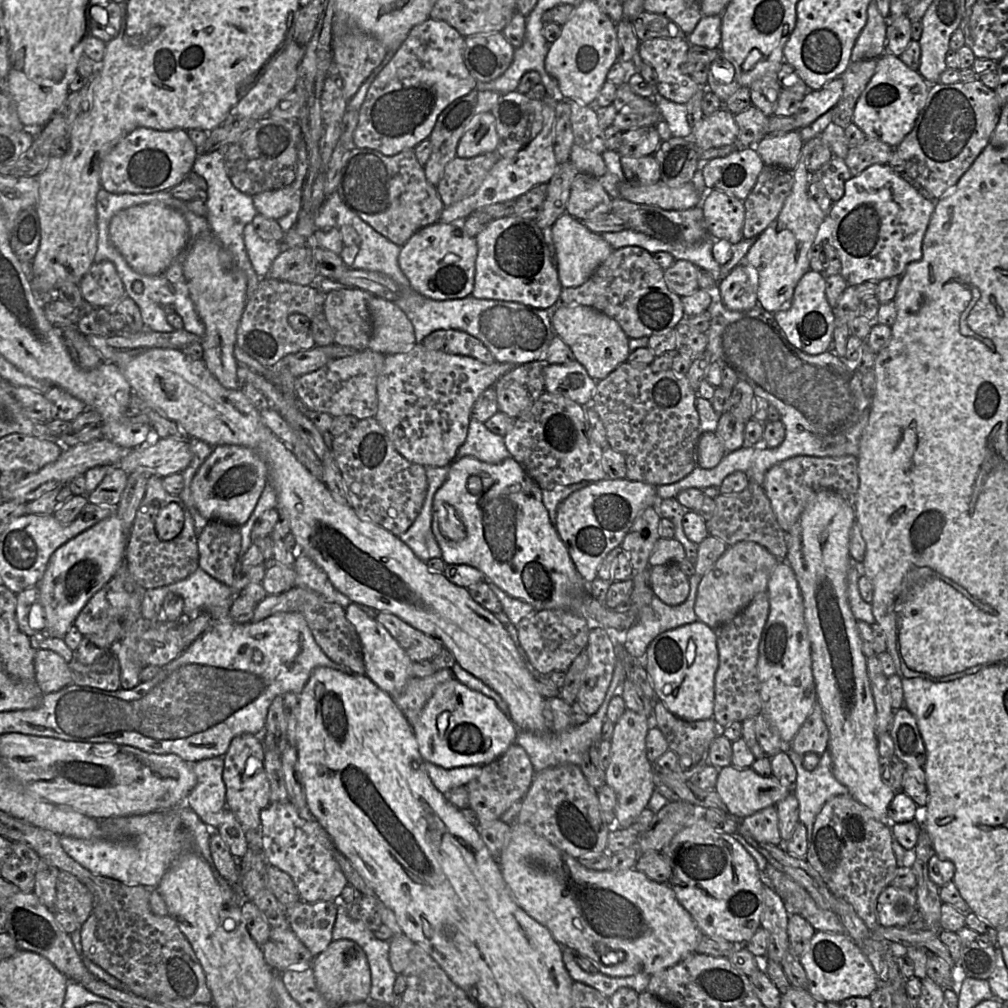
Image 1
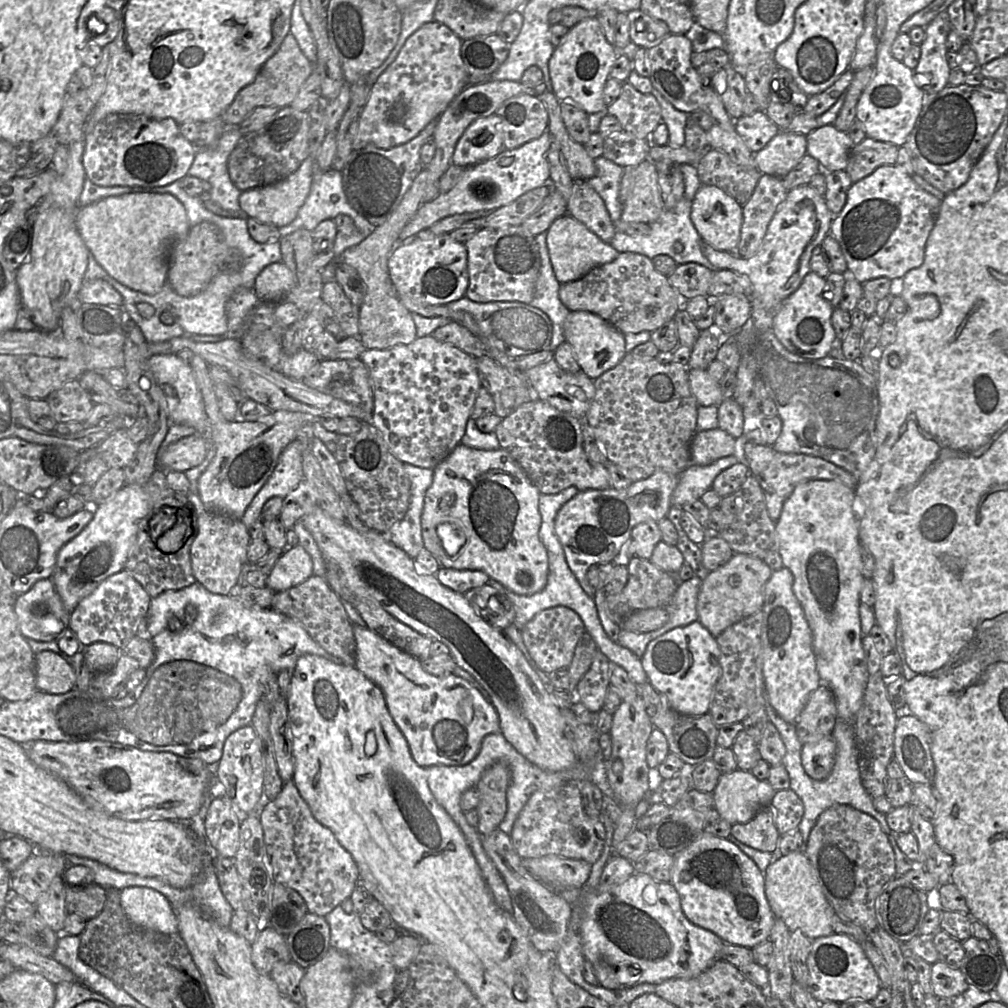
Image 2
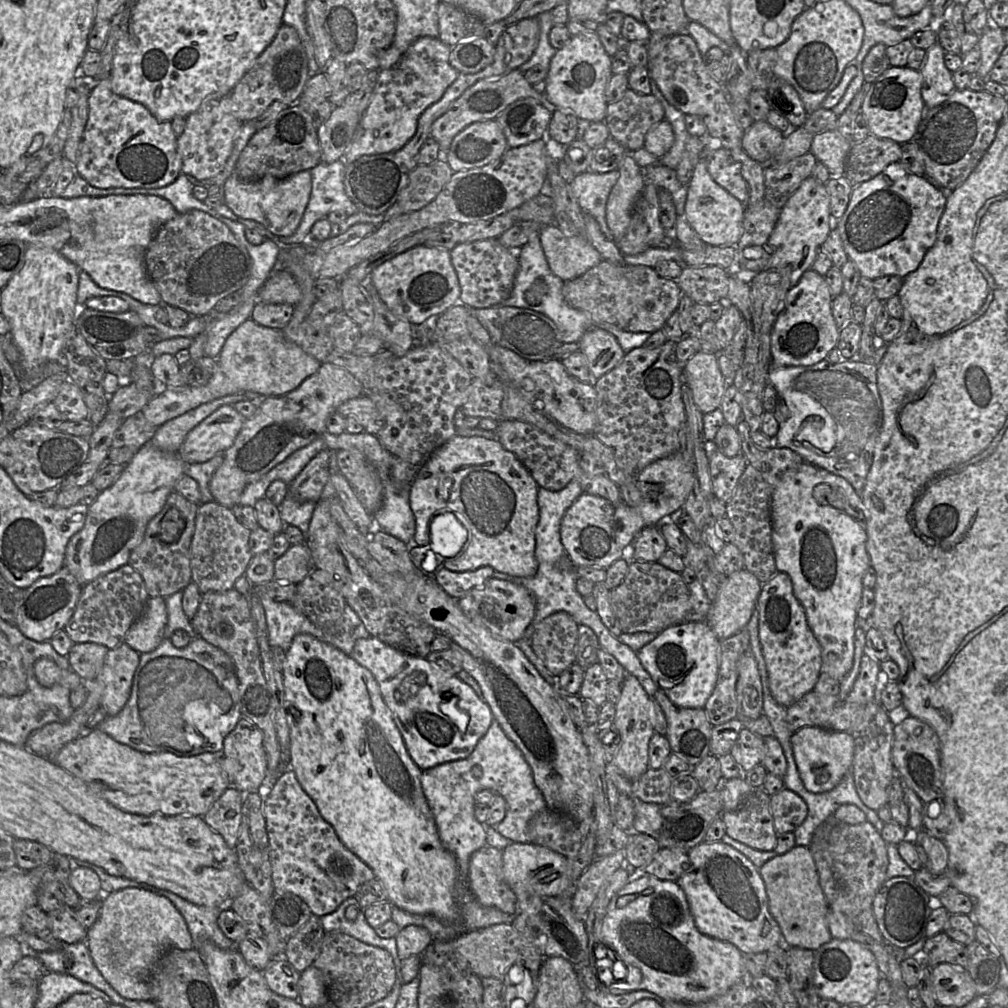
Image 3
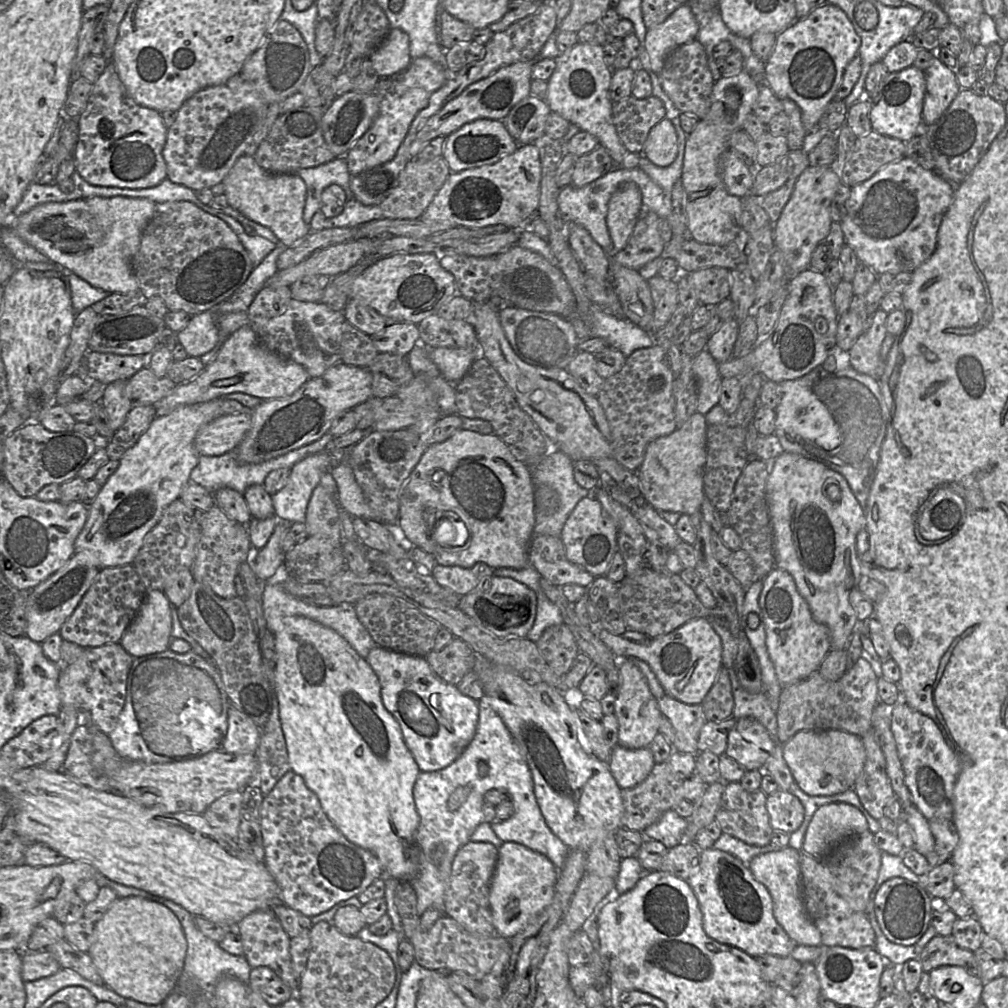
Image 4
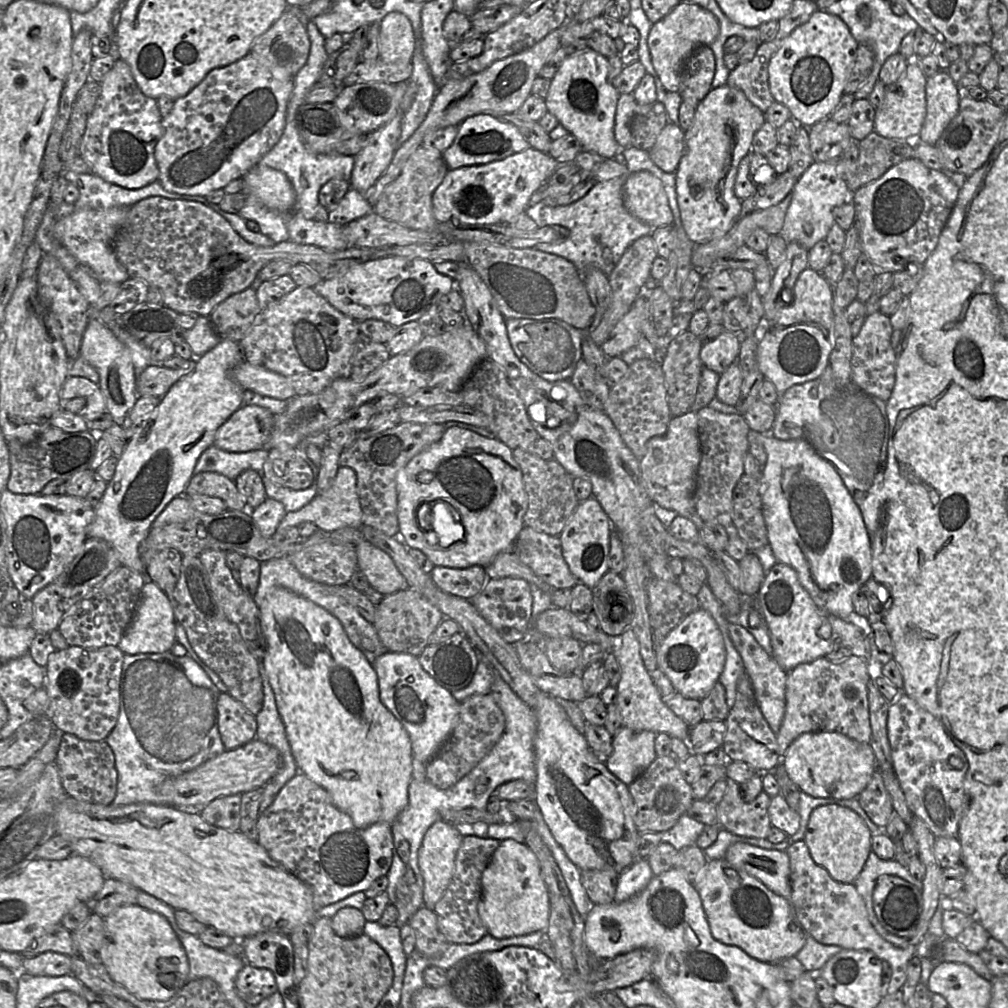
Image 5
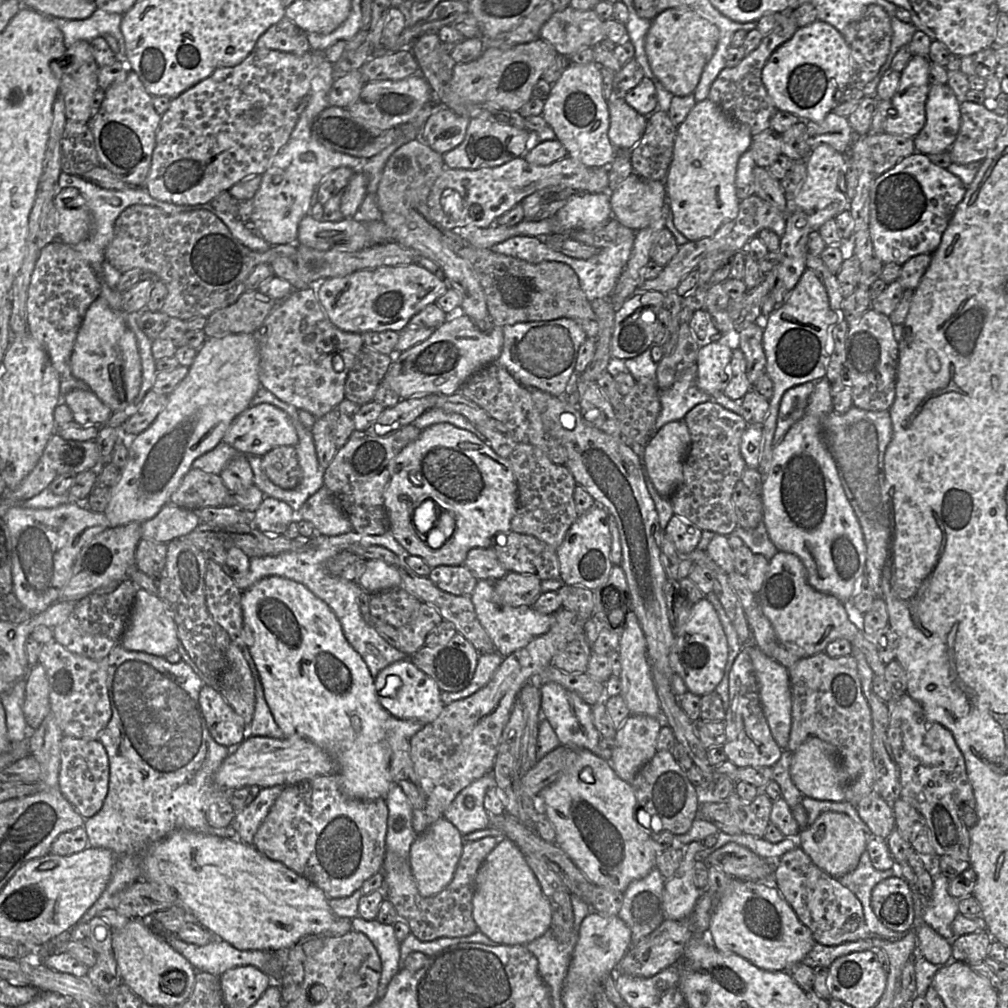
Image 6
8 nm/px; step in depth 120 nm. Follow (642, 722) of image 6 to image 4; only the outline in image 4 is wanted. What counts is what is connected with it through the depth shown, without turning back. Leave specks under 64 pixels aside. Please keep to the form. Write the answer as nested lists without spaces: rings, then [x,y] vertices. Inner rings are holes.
[[[617,745],[611,752],[608,767],[620,789],[633,788],[652,771],[655,760],[649,747],[629,749]]]

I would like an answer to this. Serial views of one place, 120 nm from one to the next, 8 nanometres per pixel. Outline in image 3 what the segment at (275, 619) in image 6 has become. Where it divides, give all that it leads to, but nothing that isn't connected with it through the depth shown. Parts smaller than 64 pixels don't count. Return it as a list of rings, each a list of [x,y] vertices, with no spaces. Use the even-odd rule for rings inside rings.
[[[298,634],[294,637],[290,648],[286,651],[282,674],[287,722],[290,729],[289,769],[295,772],[299,784],[314,801],[322,818],[333,827],[337,837],[344,846],[371,868],[375,878],[385,888],[388,901],[392,906],[412,914],[430,914],[447,922],[455,920],[458,916],[458,895],[461,893],[457,861],[453,854],[443,847],[440,841],[434,816],[422,790],[422,770],[410,757],[403,737],[382,697],[379,685],[373,674],[350,655],[328,643],[318,640],[310,634]]]

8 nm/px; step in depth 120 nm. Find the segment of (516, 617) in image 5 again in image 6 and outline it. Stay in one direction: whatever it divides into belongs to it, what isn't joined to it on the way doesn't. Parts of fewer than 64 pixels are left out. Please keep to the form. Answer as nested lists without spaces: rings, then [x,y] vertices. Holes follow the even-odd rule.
[[[508,572],[493,583],[494,601],[503,606],[530,606],[542,593],[541,582],[533,574]]]

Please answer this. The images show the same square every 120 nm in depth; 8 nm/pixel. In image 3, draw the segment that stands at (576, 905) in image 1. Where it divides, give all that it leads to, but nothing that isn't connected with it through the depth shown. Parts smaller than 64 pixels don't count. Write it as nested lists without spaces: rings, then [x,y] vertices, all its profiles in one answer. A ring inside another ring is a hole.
[[[645,874],[628,882],[608,905],[599,943],[610,948],[625,966],[635,966],[642,973],[639,984],[619,979],[607,985],[613,995],[646,990],[664,1000],[700,1003],[726,993],[742,981],[751,985],[743,953],[735,945],[698,930],[686,895],[675,881]]]

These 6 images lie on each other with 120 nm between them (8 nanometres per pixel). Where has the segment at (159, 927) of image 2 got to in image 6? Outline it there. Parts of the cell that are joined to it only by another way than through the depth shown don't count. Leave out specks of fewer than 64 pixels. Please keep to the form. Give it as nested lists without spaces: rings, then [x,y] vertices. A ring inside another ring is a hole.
[[[132,918],[122,928],[112,930],[112,949],[121,981],[146,1003],[172,1007],[191,995],[196,970],[140,918]]]

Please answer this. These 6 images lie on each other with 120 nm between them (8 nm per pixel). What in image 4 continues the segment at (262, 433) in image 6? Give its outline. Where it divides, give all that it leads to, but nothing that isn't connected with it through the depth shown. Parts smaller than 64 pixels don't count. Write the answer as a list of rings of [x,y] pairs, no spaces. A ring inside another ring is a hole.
[[[251,410],[220,416],[197,432],[194,446],[200,456],[220,456],[234,451],[251,426]]]

